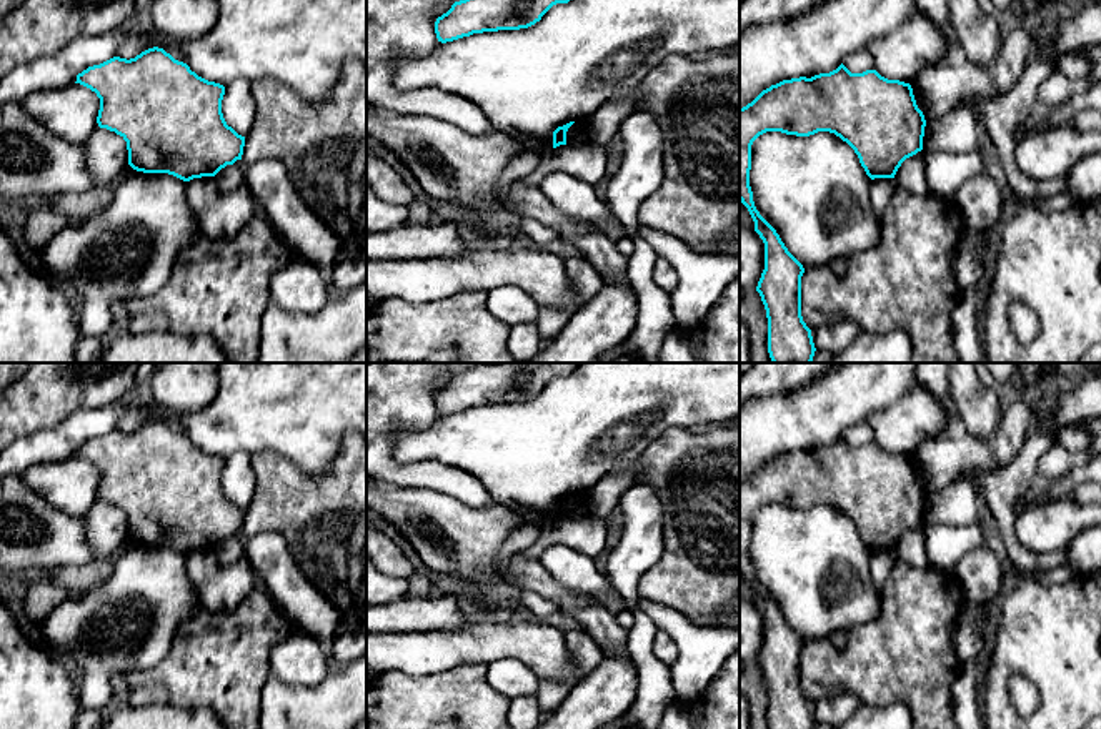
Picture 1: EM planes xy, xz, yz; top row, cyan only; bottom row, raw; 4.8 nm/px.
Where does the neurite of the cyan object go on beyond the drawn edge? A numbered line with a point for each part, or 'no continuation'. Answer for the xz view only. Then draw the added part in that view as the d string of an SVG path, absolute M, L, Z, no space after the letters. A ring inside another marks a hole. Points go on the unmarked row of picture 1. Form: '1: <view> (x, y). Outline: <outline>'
no continuation

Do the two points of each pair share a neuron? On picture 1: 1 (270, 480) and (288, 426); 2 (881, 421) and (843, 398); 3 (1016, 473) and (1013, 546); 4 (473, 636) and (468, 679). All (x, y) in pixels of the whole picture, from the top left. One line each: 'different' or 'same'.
1: different
2: different
3: same
4: different

